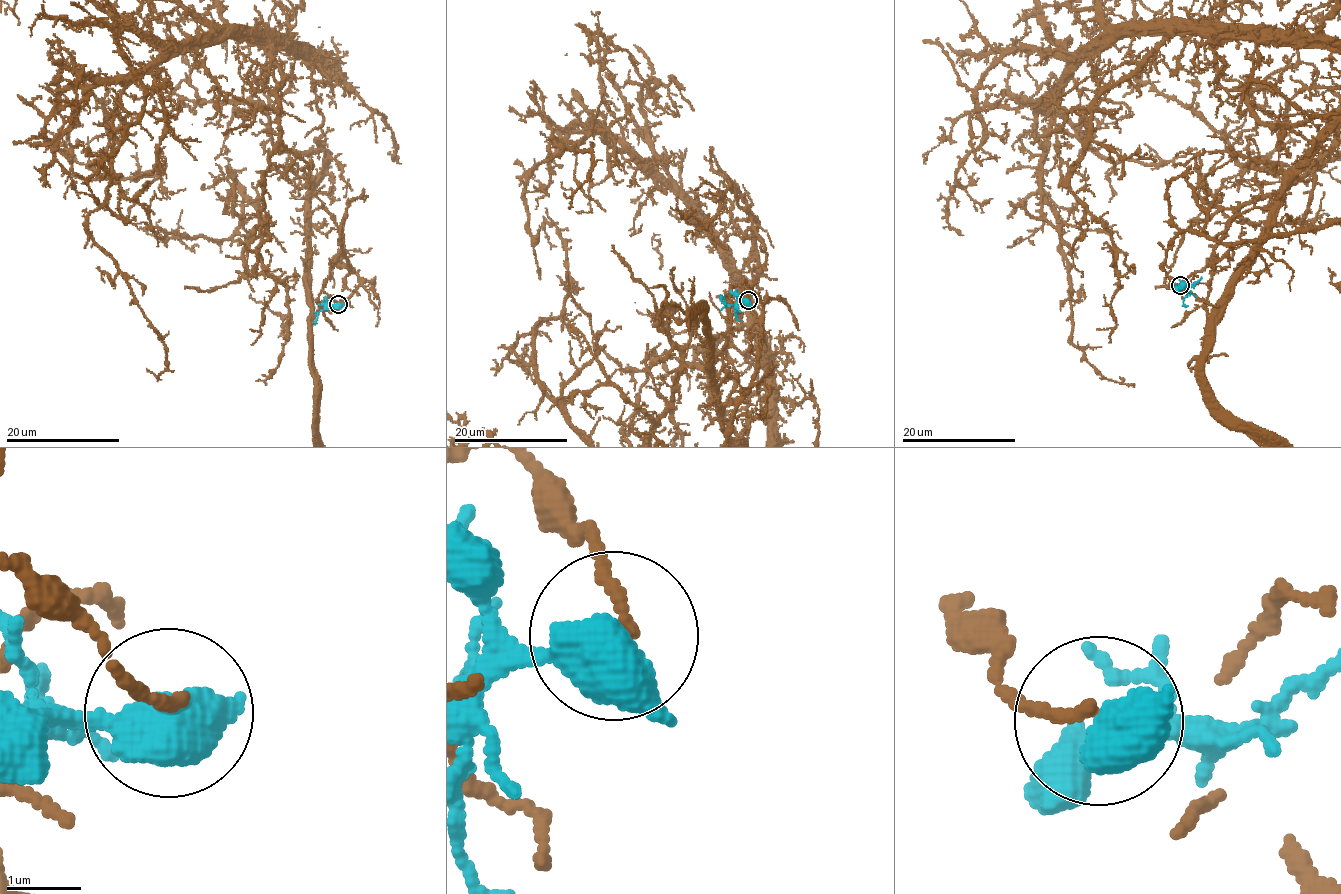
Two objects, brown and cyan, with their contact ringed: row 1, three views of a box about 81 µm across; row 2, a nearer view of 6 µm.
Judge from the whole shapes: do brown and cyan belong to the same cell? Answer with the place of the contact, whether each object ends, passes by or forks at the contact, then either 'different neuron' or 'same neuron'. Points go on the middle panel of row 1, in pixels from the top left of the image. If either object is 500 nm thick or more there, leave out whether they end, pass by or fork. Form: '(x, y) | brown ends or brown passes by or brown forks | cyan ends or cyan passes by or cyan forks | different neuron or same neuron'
(748, 300) | different neuron

